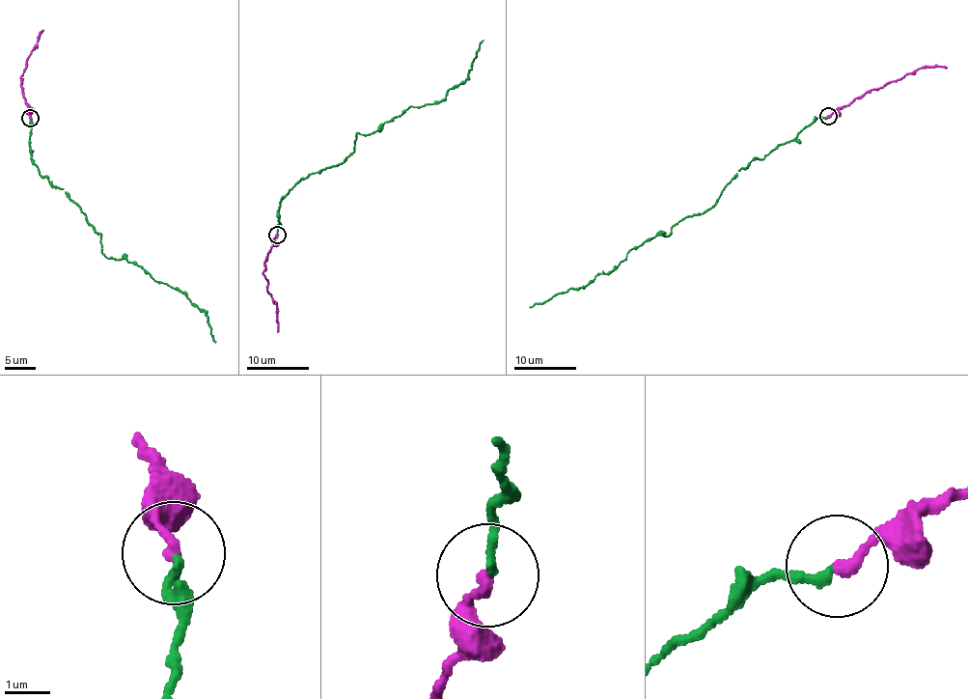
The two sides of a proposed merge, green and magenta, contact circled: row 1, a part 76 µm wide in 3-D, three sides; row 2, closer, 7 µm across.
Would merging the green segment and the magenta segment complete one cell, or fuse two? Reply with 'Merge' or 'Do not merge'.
Merge

